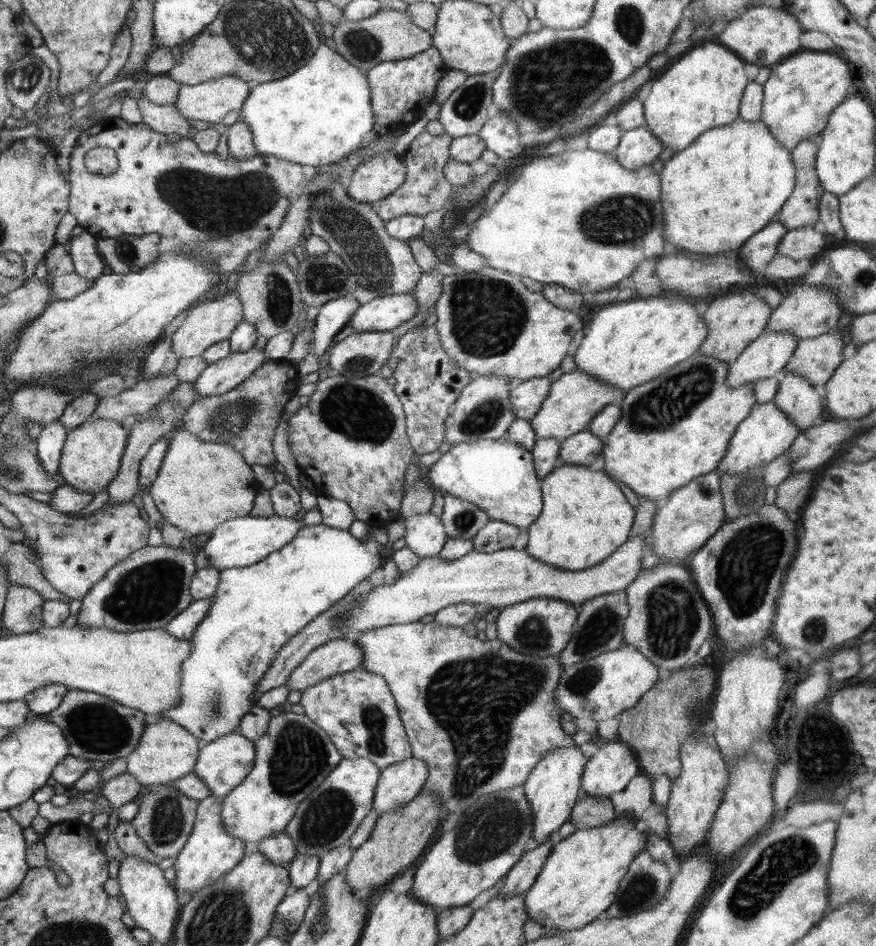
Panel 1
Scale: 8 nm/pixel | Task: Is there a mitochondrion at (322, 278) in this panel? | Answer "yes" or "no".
yes

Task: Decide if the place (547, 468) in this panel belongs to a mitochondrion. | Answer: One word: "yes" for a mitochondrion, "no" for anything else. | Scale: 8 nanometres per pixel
no

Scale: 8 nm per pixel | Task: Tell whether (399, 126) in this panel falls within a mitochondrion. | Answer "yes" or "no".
no

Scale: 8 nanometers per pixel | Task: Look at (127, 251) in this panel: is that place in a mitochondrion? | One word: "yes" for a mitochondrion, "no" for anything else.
yes

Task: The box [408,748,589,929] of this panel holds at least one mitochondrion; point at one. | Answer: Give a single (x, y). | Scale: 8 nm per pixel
(495, 825)

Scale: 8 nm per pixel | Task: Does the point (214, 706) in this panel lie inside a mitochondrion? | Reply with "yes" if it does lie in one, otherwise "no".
yes

